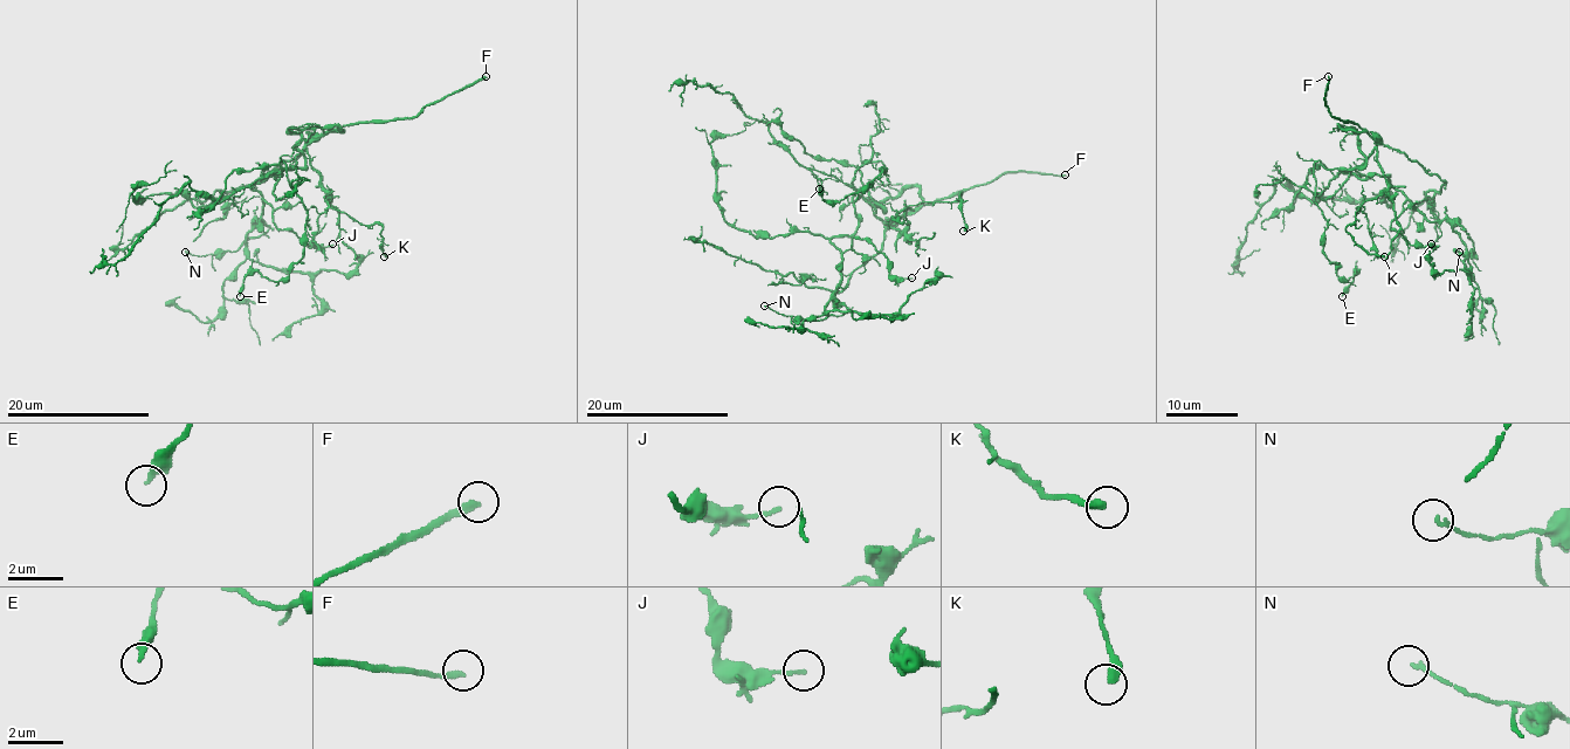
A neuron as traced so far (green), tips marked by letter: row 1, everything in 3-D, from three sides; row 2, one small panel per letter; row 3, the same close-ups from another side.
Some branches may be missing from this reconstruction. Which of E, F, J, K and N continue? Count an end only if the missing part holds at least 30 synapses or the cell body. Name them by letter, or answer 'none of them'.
F

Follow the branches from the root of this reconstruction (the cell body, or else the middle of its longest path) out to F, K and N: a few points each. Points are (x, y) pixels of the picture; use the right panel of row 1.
F: (1352, 169), (1365, 160), (1376, 143), (1358, 124), (1336, 119), (1329, 112), (1326, 104), (1328, 76)
K: (1352, 169), (1376, 151), (1386, 187), (1358, 208), (1356, 225), (1349, 225), (1345, 229), (1365, 249), (1384, 256)
N: (1352, 169), (1360, 178), (1386, 174), (1430, 221), (1454, 219), (1474, 246), (1467, 256), (1459, 252)

